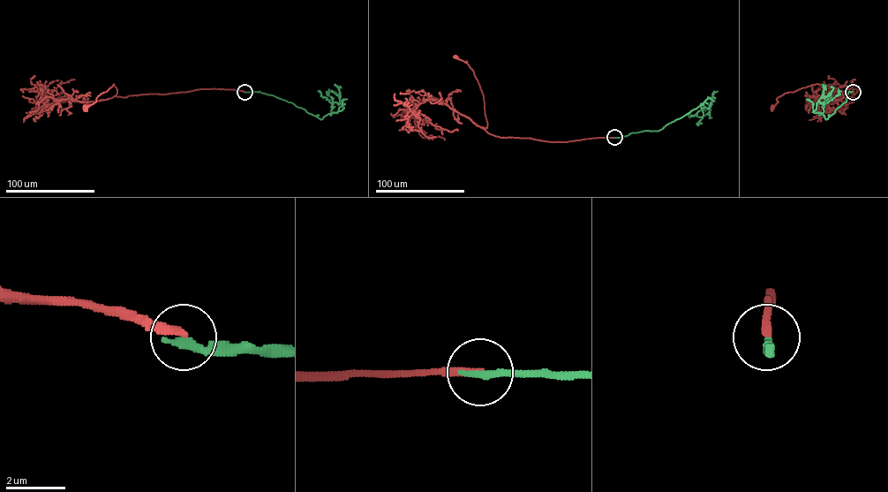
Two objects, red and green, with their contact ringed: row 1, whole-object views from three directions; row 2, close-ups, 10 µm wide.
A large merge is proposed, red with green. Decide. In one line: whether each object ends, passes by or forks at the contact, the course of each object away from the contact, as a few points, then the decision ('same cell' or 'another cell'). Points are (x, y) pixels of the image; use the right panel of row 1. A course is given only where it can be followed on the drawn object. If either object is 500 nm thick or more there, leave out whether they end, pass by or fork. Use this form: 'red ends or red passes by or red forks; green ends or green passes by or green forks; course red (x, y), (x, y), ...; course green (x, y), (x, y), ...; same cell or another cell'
red ends; green ends; course red (853, 92), (857, 90), (851, 97), (843, 97), (836, 88), (816, 84), (785, 93), (771, 108); course green (853, 92), (848, 92), (846, 102), (826, 119), (814, 111), (818, 100), (831, 93), (832, 87), (831, 87); another cell

